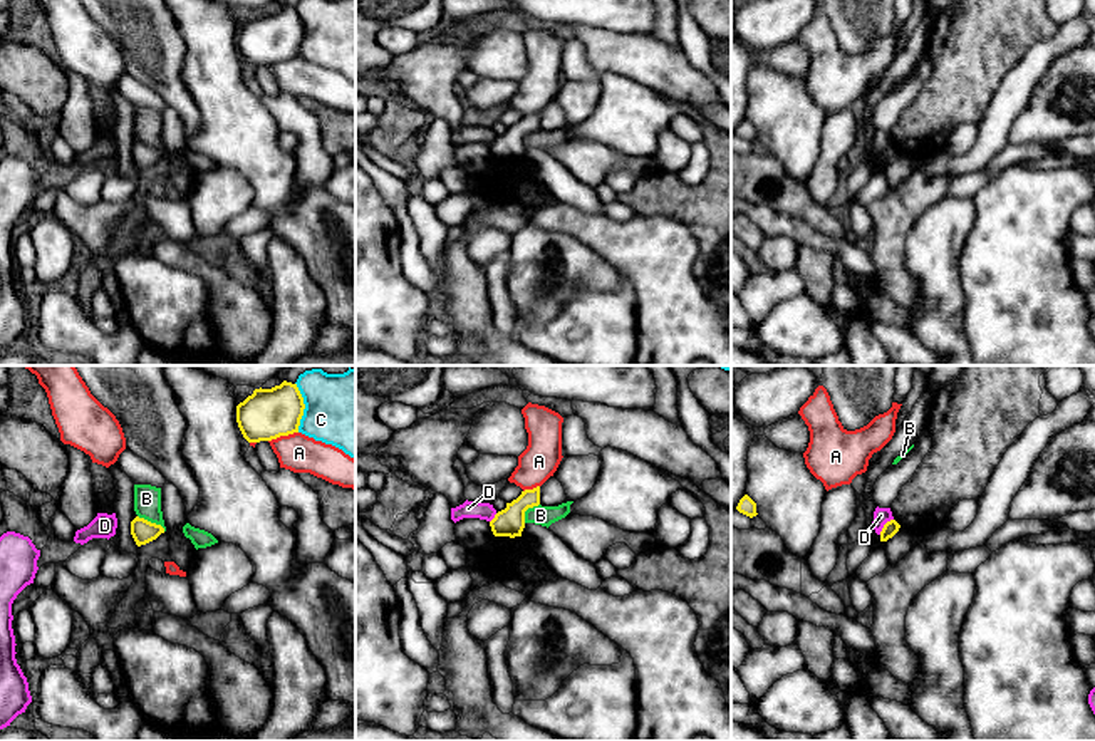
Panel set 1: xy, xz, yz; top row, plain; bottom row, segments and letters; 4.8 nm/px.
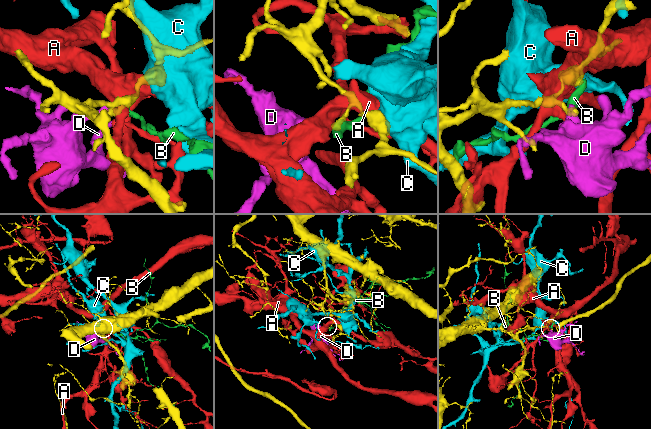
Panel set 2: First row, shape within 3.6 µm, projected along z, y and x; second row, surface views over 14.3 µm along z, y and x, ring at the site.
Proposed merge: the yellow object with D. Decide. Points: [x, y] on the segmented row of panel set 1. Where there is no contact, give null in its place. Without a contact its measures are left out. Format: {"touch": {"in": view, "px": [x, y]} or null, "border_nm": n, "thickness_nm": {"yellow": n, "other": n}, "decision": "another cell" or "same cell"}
{"touch": {"in": "yz", "px": [884, 525]}, "border_nm": 100, "thickness_nm": {"yellow": 70, "other": 80}, "decision": "another cell"}

